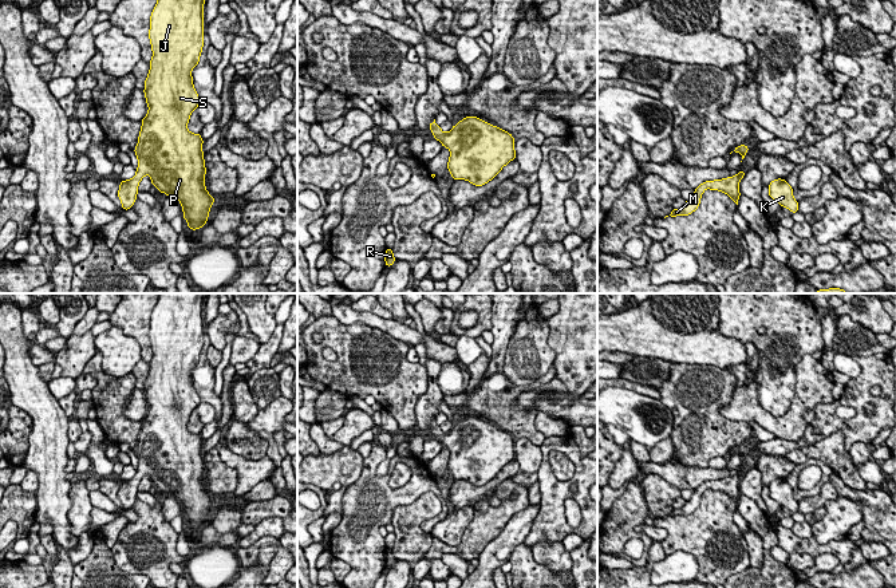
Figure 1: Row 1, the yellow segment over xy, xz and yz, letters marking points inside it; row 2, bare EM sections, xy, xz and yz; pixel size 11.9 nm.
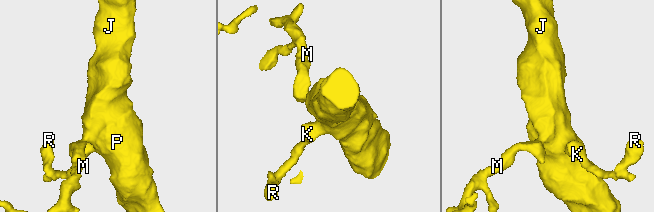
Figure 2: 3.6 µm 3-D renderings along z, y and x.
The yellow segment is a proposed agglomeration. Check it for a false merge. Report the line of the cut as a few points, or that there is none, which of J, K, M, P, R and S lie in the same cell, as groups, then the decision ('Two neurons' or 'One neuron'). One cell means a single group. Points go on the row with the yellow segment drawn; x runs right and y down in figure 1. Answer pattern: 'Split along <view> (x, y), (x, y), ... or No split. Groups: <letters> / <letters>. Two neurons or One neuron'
No split. Groups: J K M P R S. One neuron

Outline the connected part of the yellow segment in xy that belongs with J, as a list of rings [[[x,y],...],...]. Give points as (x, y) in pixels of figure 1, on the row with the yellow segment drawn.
[[[158,0],[151,12],[153,58],[143,90],[149,111],[134,149],[138,169],[118,190],[122,208],[131,209],[139,182],[149,174],[158,192],[181,202],[193,230],[205,226],[216,200],[205,188],[204,141],[188,130],[190,114],[201,103],[192,70],[204,47],[204,3]]]

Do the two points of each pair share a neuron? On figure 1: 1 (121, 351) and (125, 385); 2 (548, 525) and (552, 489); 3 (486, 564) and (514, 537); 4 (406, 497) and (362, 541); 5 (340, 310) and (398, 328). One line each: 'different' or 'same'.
1: different
2: same
3: same
4: same
5: same

